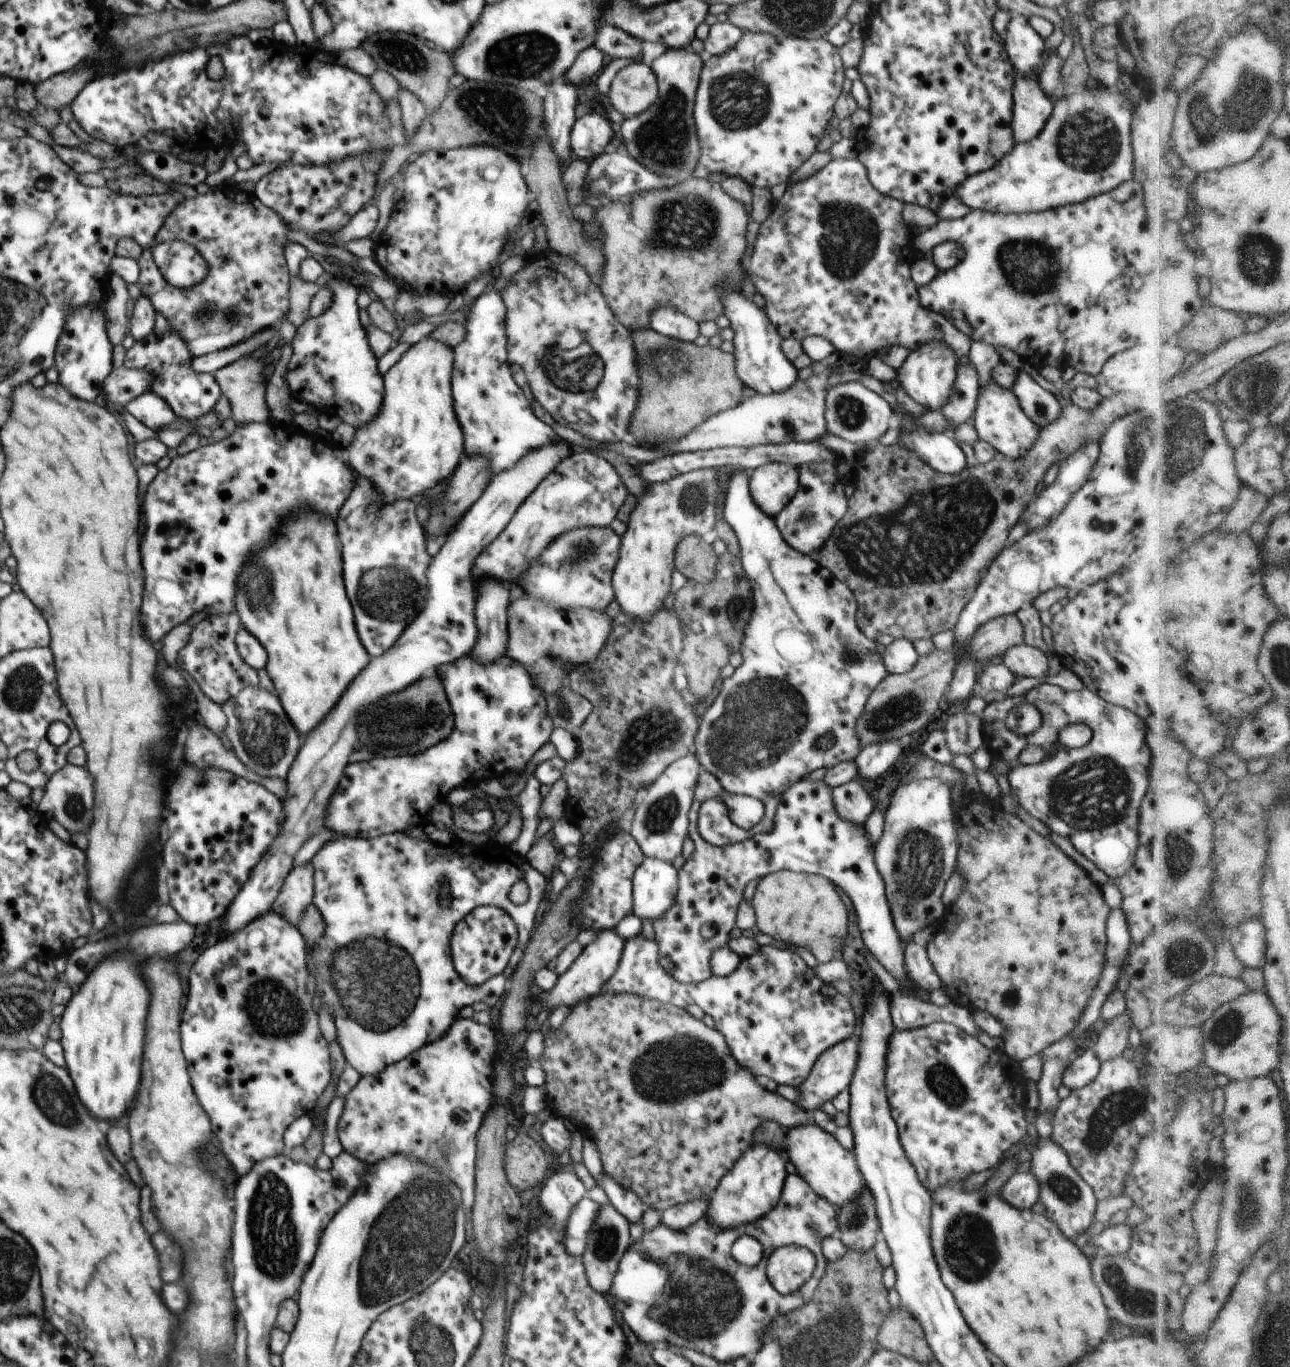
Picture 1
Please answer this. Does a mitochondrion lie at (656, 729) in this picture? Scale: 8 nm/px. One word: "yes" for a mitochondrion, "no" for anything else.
yes

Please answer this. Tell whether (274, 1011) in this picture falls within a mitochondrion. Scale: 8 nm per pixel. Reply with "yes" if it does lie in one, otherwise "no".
yes

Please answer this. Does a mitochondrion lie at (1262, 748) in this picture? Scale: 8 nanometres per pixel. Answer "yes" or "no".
no

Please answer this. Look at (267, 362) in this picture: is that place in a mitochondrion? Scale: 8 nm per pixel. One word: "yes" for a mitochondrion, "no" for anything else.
no

